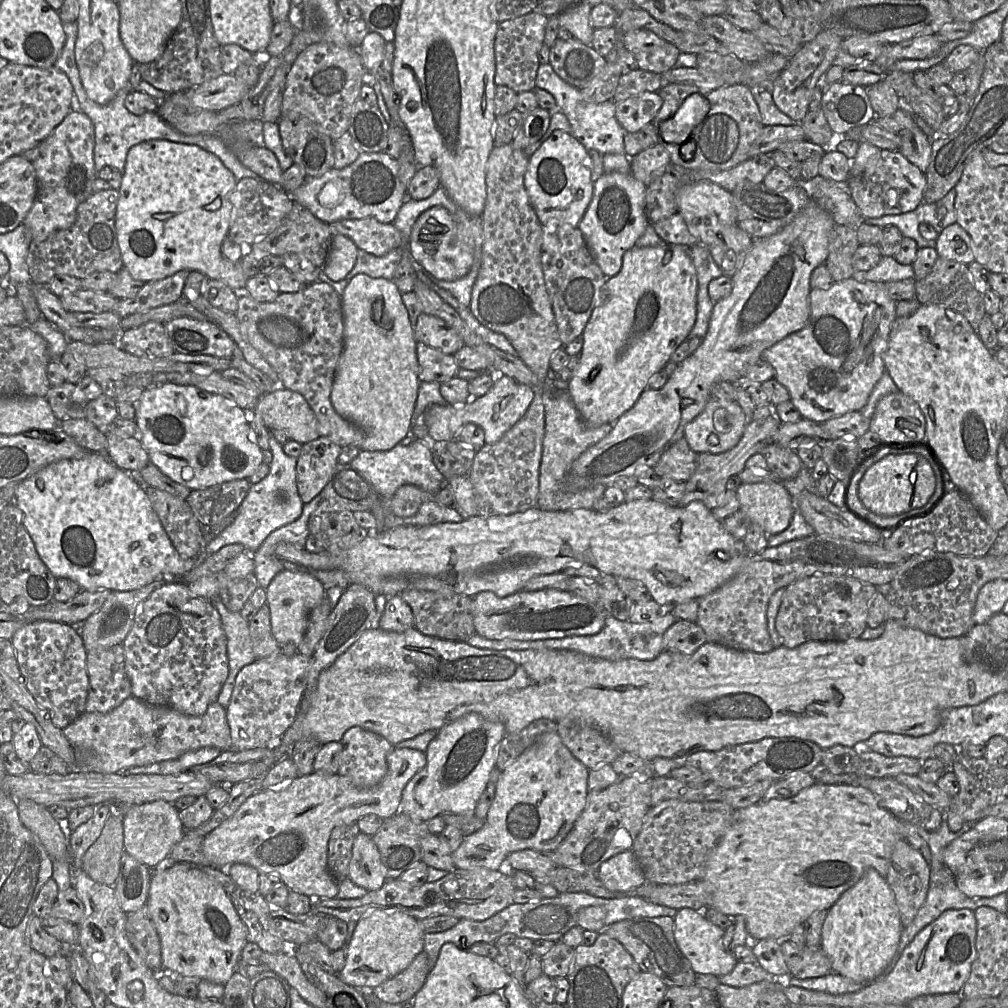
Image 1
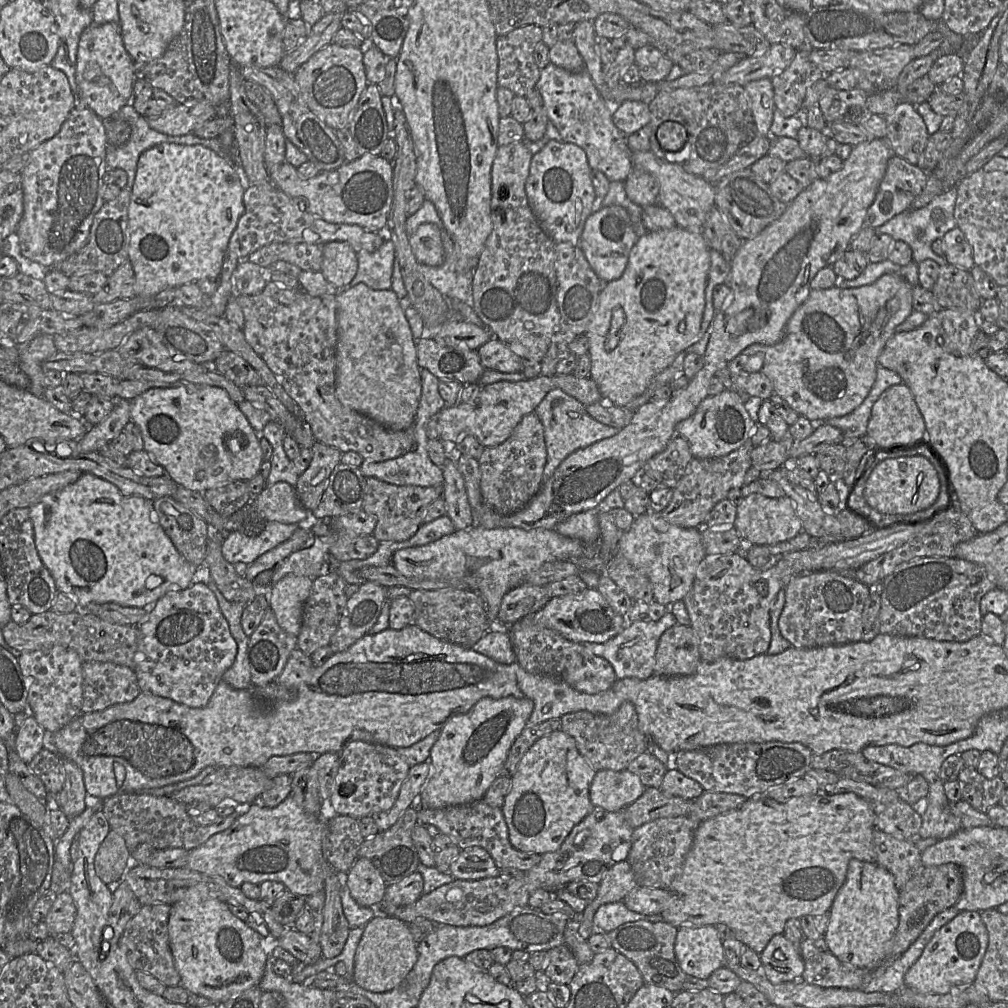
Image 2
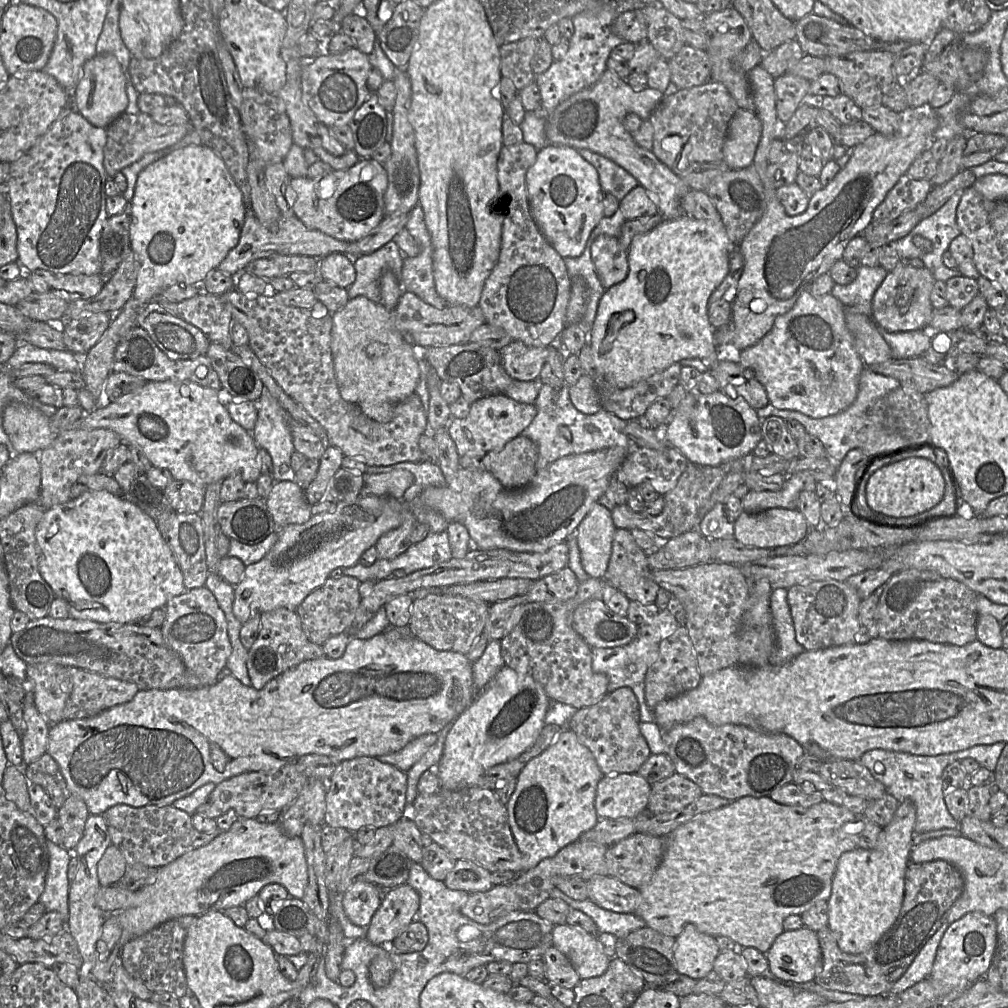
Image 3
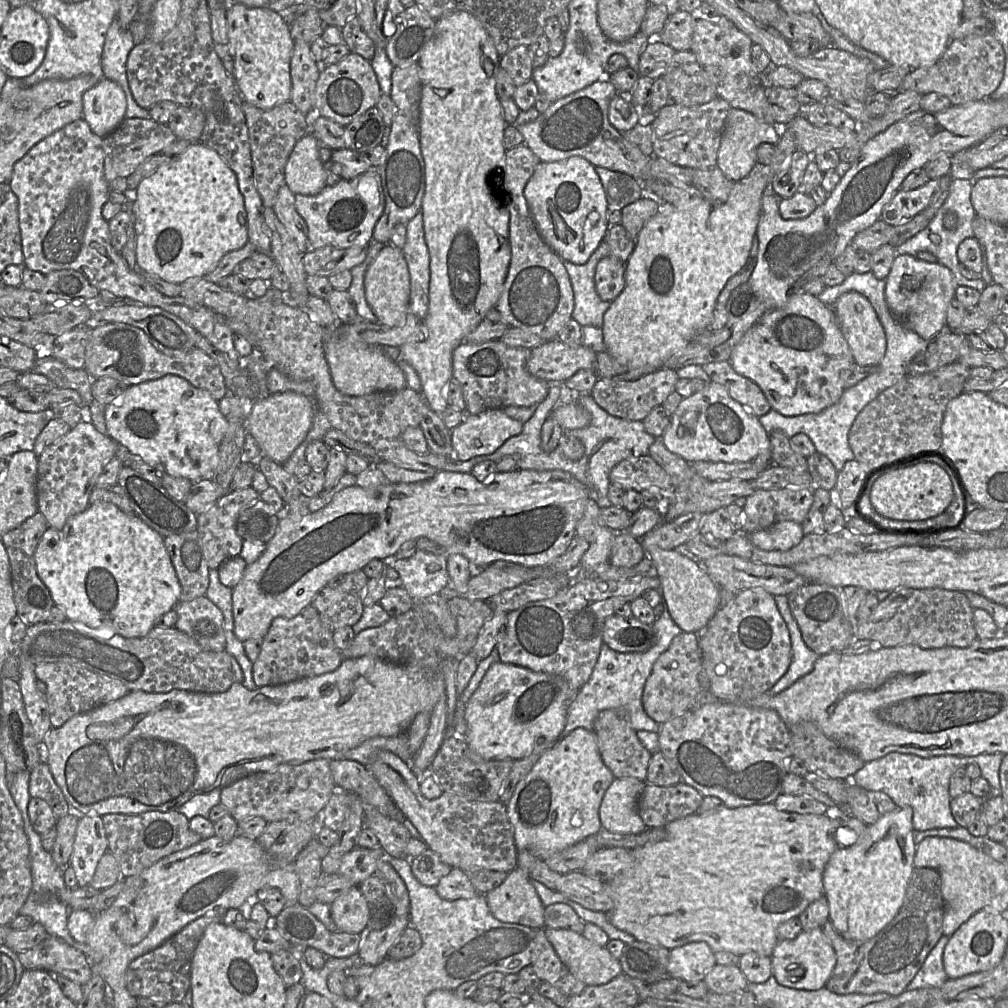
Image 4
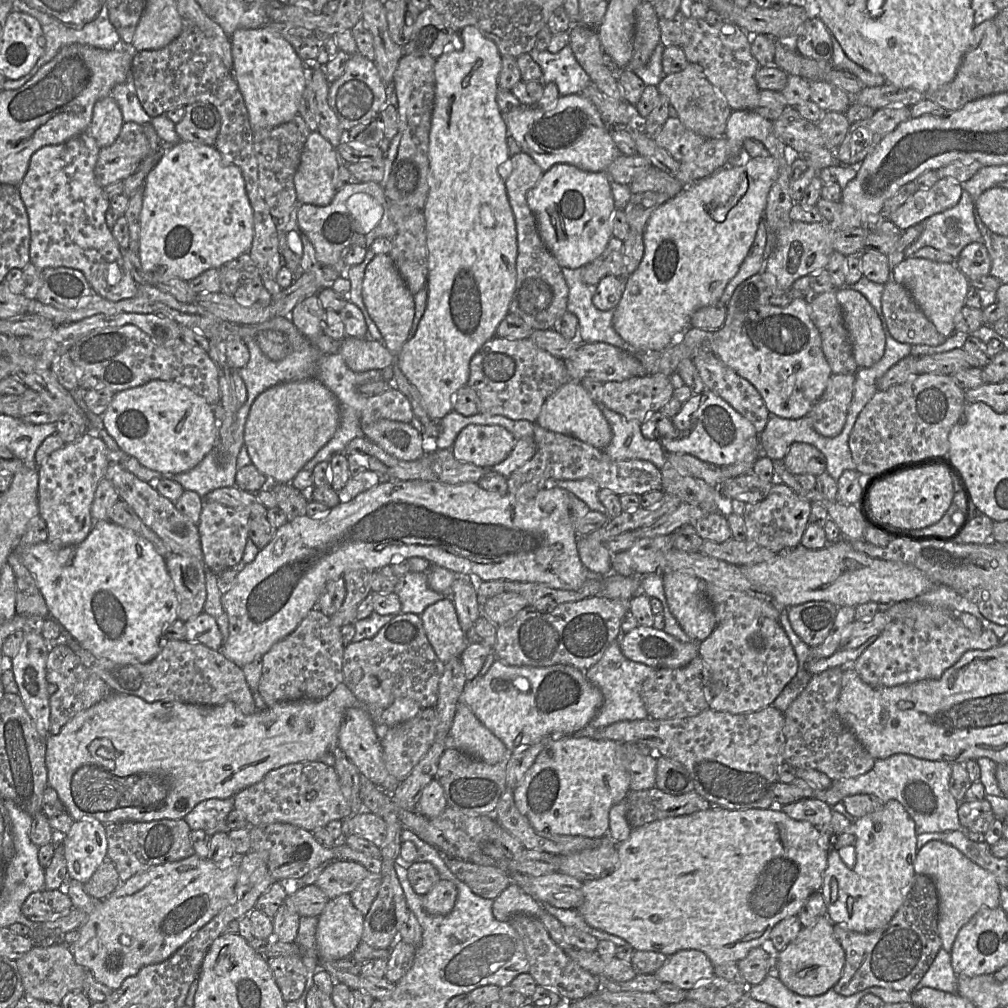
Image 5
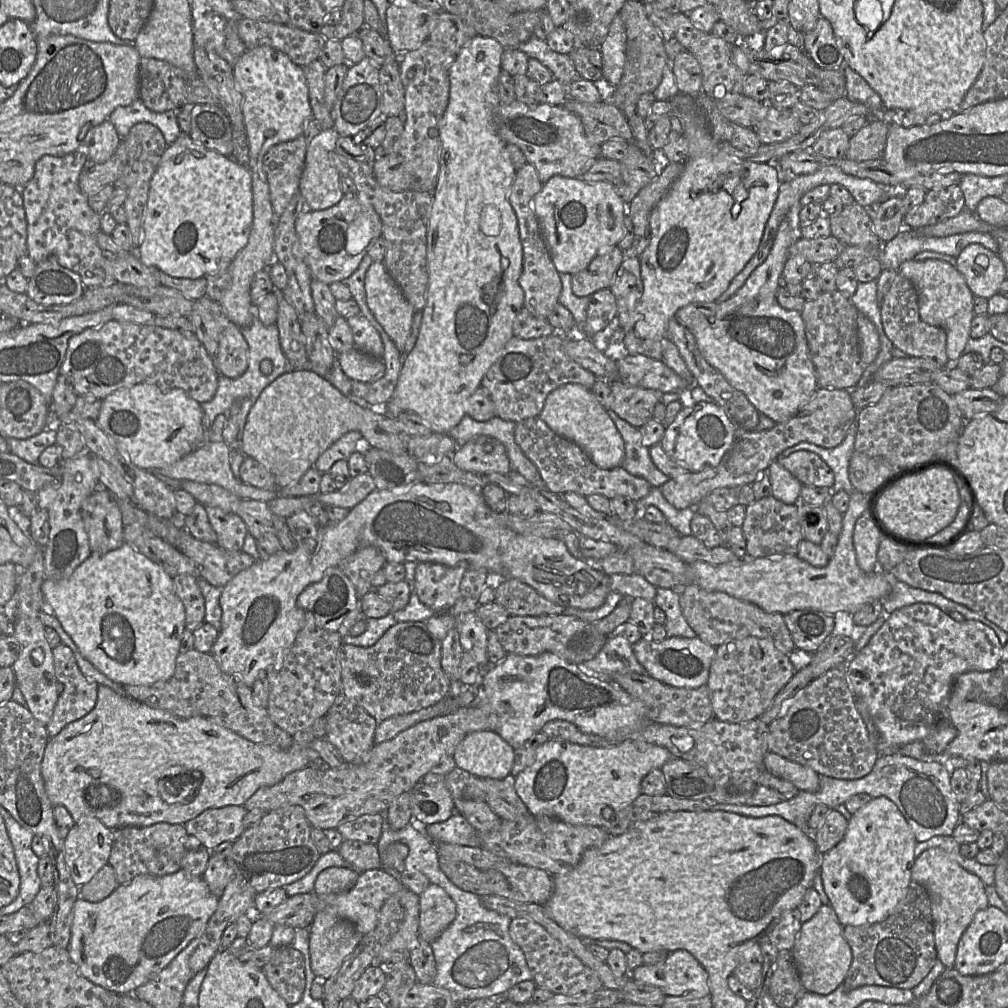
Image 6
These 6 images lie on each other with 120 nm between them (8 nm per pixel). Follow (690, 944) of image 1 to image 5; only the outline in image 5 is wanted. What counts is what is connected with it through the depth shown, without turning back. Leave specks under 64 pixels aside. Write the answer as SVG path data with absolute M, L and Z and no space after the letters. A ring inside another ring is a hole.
M684 949L669 956L653 974L662 983L674 984L688 991L712 979L715 976L715 967L702 951Z

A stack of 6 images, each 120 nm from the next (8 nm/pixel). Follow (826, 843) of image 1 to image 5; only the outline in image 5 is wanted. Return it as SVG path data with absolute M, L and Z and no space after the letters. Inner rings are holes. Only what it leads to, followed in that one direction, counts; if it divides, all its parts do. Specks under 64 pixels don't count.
M775 806L739 810L715 807L689 815L667 817L632 829L625 841L617 843L618 867L601 879L583 881L583 902L576 910L589 926L623 938L634 950L659 952L669 957L680 950L695 949L705 953L714 967L728 962L737 963L753 948L768 946L774 926L787 917L798 915L809 896L820 891L829 850L823 844L817 827L807 821L792 819Z

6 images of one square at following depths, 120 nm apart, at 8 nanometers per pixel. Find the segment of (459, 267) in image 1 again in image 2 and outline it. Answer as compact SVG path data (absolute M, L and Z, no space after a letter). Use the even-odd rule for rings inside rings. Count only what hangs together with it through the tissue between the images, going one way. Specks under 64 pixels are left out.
M421 224L416 232L409 236L408 241L419 264L436 267L443 263L441 231L435 224Z

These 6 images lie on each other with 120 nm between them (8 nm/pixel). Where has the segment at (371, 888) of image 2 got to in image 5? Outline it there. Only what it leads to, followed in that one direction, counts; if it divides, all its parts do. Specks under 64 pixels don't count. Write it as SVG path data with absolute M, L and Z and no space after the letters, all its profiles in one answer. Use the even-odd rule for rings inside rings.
M342 894L330 900L318 916L316 945L318 955L325 960L340 960L352 955L361 942L365 916L355 908L350 894Z

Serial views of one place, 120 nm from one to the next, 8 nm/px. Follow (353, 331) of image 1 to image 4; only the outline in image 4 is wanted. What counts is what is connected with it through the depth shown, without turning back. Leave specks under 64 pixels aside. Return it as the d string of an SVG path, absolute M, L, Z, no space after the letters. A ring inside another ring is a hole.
M328 339L325 357L336 389L347 396L364 396L375 392L398 391L407 386L406 378L395 361L381 347L370 346L361 341L338 341Z

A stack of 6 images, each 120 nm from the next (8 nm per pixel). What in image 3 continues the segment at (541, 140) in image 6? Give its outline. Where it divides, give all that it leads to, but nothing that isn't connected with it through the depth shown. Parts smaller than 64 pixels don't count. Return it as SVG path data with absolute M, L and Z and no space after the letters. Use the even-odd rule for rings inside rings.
M606 69L595 84L573 94L549 114L546 119L547 138L550 144L589 149L611 159L632 174L654 197L658 211L664 219L677 218L682 215L681 200L691 189L652 150L639 146L623 124L624 118L630 112L636 113L643 121L648 120L663 97L663 92L650 87L635 91L627 80Z

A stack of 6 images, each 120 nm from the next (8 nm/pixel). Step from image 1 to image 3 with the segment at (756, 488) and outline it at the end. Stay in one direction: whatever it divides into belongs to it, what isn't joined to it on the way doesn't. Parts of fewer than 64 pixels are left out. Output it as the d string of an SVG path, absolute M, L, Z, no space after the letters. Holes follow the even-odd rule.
M773 508L760 513L742 512L734 523L734 538L756 548L772 549L801 542L810 528L798 510Z

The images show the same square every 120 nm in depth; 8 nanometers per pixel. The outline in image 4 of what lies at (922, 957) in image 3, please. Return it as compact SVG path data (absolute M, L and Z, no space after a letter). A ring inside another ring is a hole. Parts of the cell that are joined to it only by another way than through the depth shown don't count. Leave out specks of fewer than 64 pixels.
M942 935L926 957L922 967L908 984L907 990L915 990L927 987L940 987L949 978L943 968L943 951L949 937Z

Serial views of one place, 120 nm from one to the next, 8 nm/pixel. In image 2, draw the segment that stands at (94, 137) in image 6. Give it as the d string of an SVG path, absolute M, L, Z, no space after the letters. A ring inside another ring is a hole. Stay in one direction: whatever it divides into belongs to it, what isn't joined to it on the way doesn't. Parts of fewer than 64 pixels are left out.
M119 23L95 24L87 27L79 40L76 82L77 103L93 110L102 119L111 117L125 106L135 82L134 60L126 50Z

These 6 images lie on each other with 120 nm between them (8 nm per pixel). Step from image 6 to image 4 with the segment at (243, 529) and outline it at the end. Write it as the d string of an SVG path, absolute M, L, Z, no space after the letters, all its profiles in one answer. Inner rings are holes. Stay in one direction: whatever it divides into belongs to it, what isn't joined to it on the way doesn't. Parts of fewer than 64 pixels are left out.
M252 486L229 491L213 506L197 516L197 531L210 569L217 570L227 560L239 556L244 540L236 531L237 518L242 510L258 499L260 499L260 494Z

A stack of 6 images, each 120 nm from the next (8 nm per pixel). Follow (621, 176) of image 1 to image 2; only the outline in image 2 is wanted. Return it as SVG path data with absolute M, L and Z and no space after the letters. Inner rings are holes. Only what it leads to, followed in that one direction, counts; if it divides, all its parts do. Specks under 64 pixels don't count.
M598 205L586 220L579 246L598 277L604 283L608 283L623 275L630 251L637 240L638 236L634 231L629 213L624 207Z

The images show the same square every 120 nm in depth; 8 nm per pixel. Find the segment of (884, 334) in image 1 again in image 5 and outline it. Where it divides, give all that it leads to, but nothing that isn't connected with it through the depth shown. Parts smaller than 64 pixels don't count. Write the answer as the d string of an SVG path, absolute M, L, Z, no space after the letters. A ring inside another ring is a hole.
M904 258L891 272L891 279L905 286L925 316L945 338L954 332L954 317L965 305L969 279L953 263L925 258ZM804 297L794 299L785 307L765 305L757 309L737 314L733 316L732 319L727 315L724 325L718 330L718 339L713 341L713 354L739 376L748 380L757 389L771 414L775 414L776 416L785 419L799 419L806 416L825 391L827 383L833 375L822 350L820 334L810 316L809 301Z

